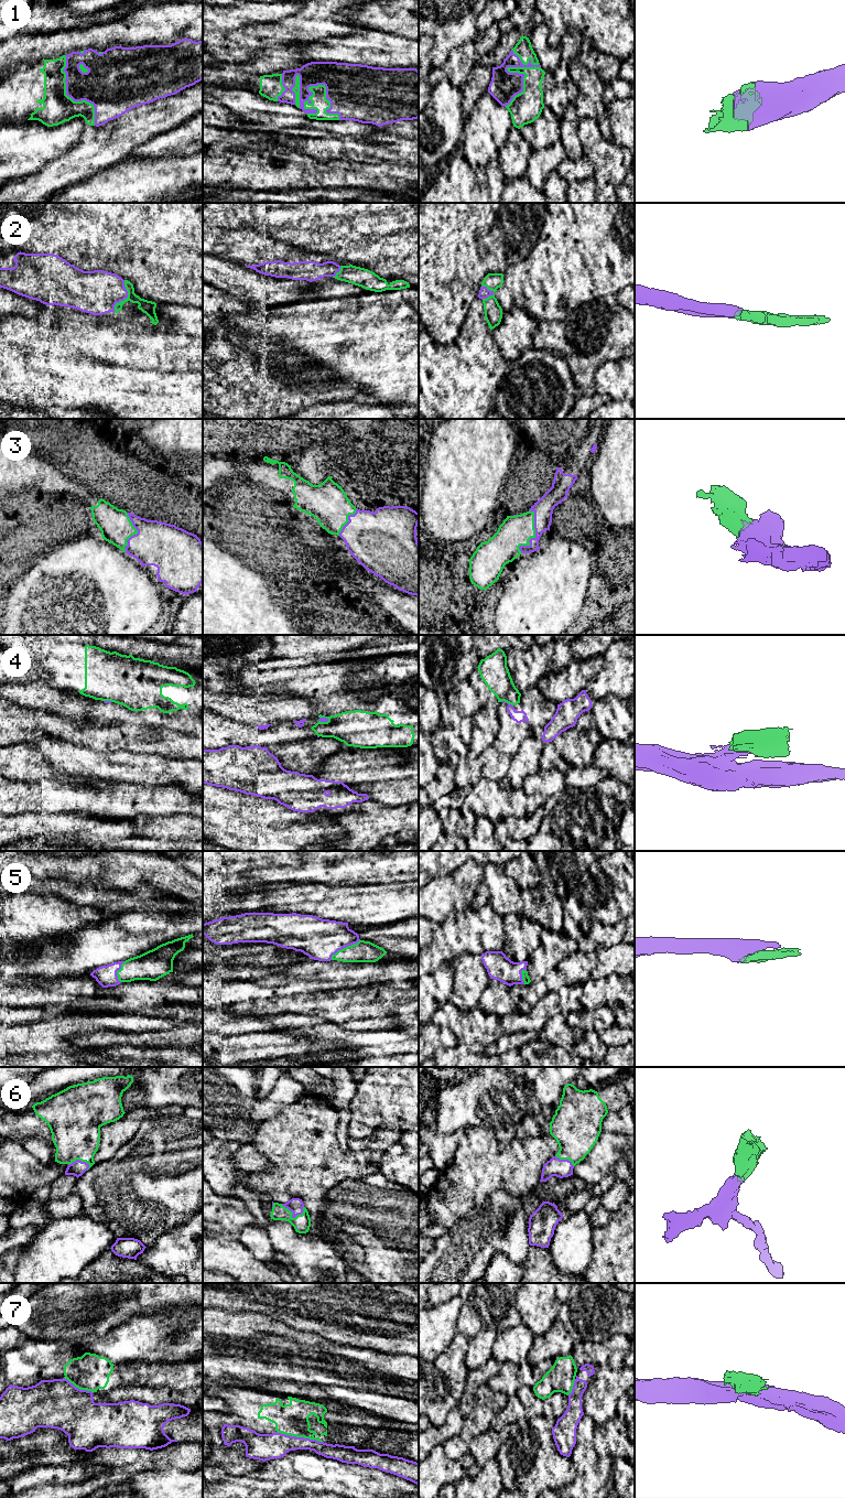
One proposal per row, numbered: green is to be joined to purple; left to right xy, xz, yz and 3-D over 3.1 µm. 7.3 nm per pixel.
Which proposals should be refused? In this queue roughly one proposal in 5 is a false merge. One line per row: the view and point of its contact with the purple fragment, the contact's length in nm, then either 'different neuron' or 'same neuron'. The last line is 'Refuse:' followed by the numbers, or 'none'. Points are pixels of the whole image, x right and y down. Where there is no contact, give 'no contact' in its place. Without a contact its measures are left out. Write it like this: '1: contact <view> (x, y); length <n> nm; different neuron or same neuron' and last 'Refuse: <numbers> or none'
1: contact yz (517, 73); length 420 nm; same neuron
2: contact xy (126, 298); length 240 nm; same neuron
3: contact yz (535, 535); length 320 nm; same neuron
4: contact yz (506, 702); length 100 nm; different neuron
5: contact xz (344, 947); length 260 nm; same neuron
6: contact xz (292, 1215); length 180 nm; same neuron
7: contact xz (300, 1437); length 340 nm; different neuron
Refuse: 4, 7

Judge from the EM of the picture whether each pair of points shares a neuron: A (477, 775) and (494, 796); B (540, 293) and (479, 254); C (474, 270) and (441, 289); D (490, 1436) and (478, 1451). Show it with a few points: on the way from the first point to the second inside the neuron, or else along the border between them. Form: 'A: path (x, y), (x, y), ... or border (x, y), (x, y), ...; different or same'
A: path (478, 780), (488, 790); same
B: border (527, 256), (510, 263), (502, 273); different
C: path (466, 270), (448, 284); same
D: path (489, 1440), (481, 1447); same

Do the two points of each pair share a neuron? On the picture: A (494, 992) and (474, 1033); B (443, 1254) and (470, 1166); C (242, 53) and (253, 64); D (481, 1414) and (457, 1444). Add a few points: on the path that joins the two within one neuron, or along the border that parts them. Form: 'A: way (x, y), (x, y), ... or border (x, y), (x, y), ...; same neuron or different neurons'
A: border (480, 1010), (487, 1015); different neurons
B: border (474, 1208), (446, 1229); different neurons
C: border (253, 56), (247, 62); different neurons
D: way (477, 1422), (465, 1436); same neuron

